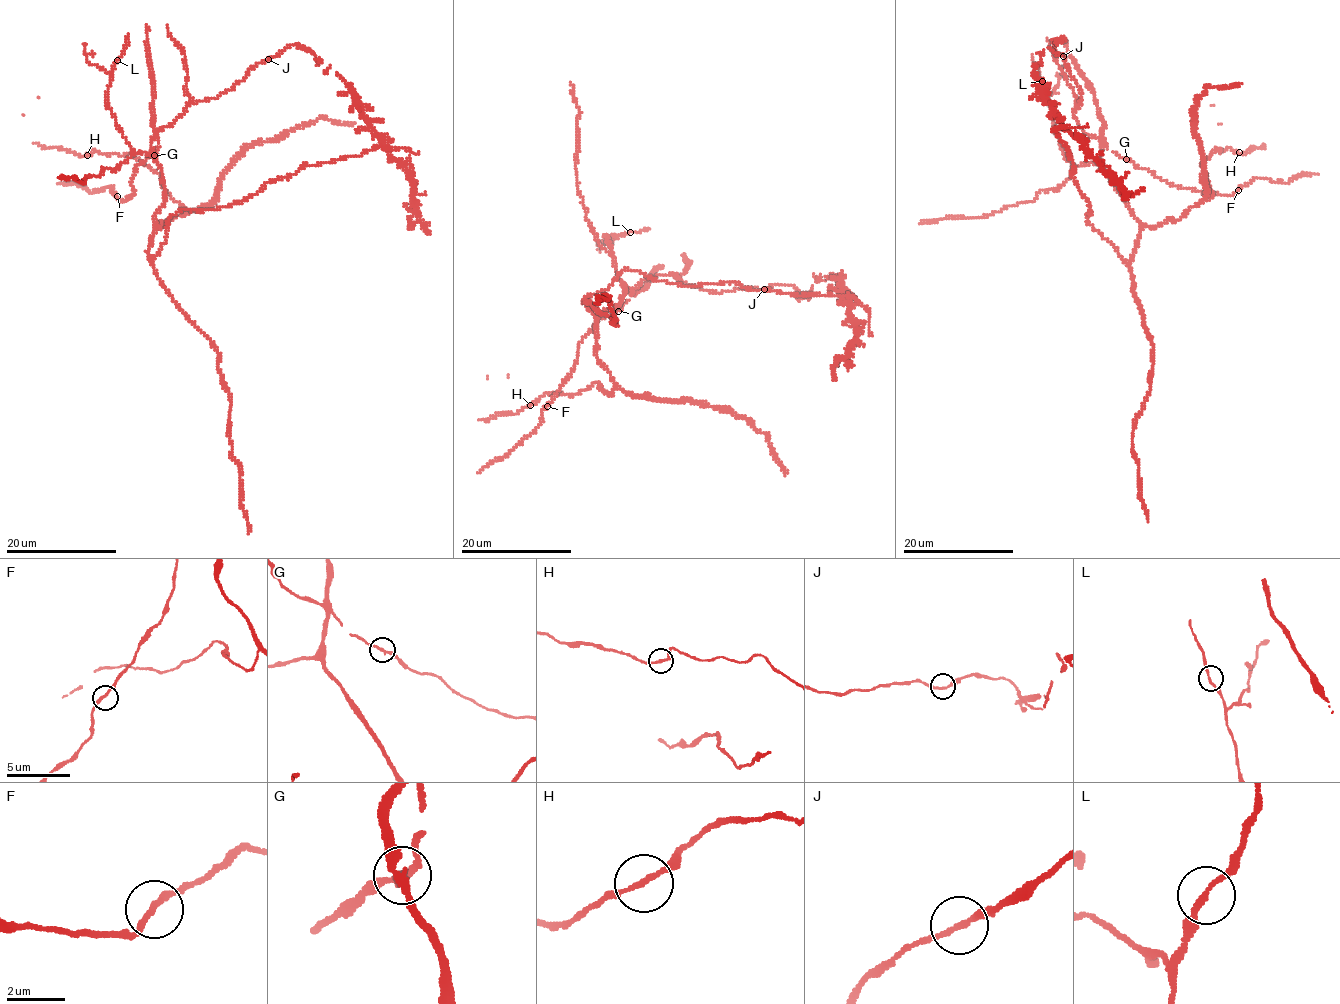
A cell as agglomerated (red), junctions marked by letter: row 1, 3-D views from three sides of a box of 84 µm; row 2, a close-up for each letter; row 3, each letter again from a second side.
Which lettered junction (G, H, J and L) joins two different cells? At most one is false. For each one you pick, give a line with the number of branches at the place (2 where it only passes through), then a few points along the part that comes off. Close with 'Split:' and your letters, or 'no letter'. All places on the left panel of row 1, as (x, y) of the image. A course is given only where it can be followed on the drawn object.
Split: no letter

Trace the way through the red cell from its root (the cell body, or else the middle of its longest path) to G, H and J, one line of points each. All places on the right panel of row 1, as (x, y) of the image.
G: (1125, 260), (1127, 262), (1132, 257), (1141, 222), (1102, 167), (1101, 148), (1104, 143), (1112, 152), (1126, 158)
H: (1125, 260), (1132, 257), (1143, 227), (1181, 219), (1210, 196), (1200, 164), (1215, 148), (1238, 153)
J: (1125, 260), (1132, 257), (1141, 222), (1102, 167), (1101, 142), (1078, 126), (1073, 113), (1080, 90), (1063, 56)

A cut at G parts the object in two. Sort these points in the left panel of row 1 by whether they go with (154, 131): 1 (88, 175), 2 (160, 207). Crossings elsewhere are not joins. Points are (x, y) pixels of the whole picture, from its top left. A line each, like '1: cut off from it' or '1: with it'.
1: with it
2: with it

